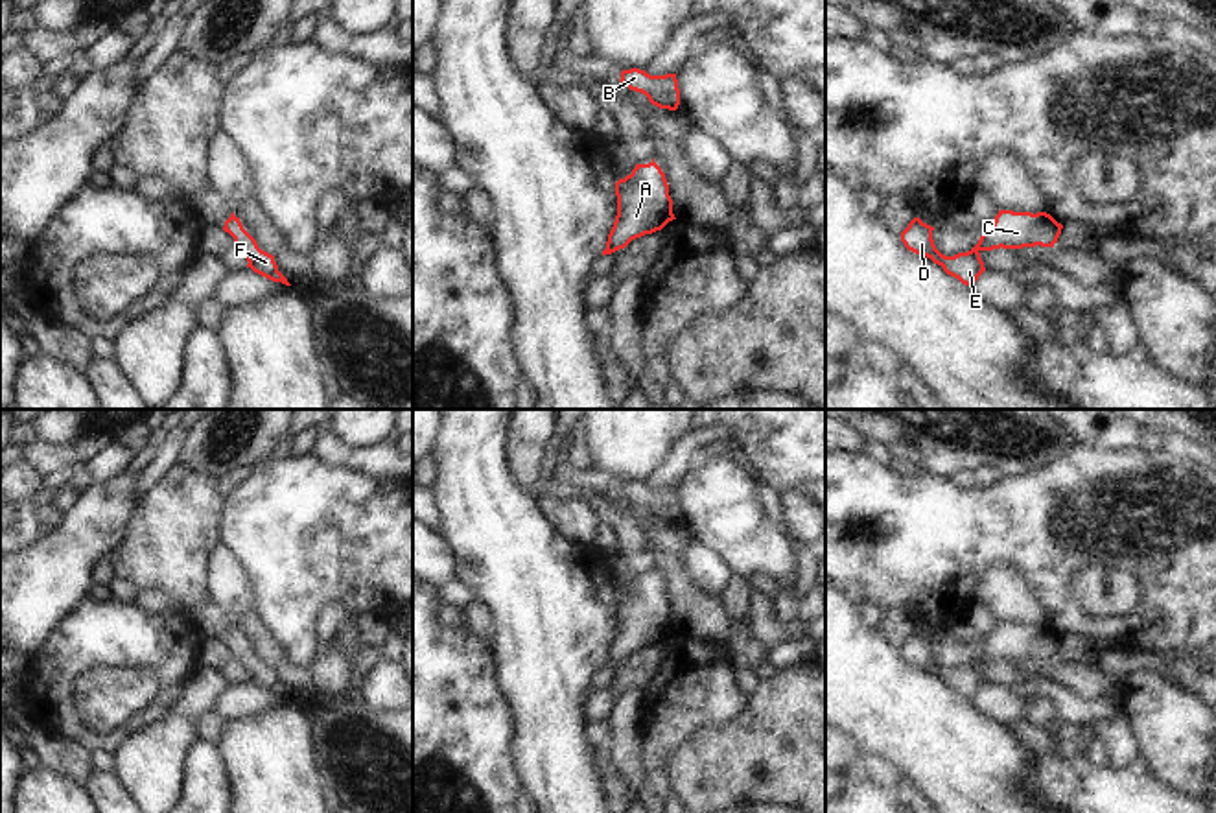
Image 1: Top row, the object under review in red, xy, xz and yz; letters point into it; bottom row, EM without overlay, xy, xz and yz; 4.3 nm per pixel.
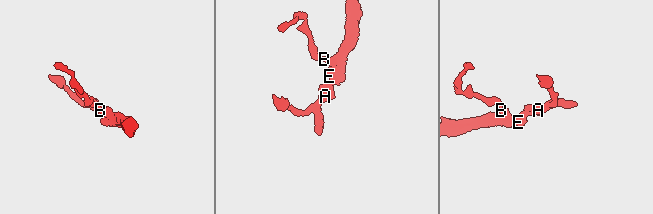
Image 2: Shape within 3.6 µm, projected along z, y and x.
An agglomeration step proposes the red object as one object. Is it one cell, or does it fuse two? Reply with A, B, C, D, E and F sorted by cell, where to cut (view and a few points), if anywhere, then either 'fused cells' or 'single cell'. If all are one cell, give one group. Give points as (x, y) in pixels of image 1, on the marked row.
A B C D E F | no cut | single cell

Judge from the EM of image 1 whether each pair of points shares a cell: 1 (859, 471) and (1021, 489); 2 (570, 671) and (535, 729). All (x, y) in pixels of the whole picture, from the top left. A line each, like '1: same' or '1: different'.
1: same
2: same

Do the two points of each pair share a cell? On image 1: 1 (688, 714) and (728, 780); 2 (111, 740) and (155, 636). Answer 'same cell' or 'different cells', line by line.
1: different cells
2: same cell

